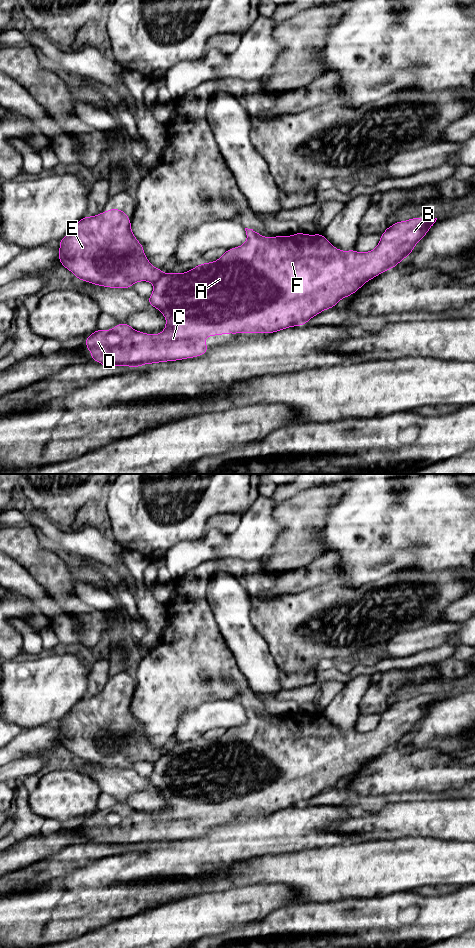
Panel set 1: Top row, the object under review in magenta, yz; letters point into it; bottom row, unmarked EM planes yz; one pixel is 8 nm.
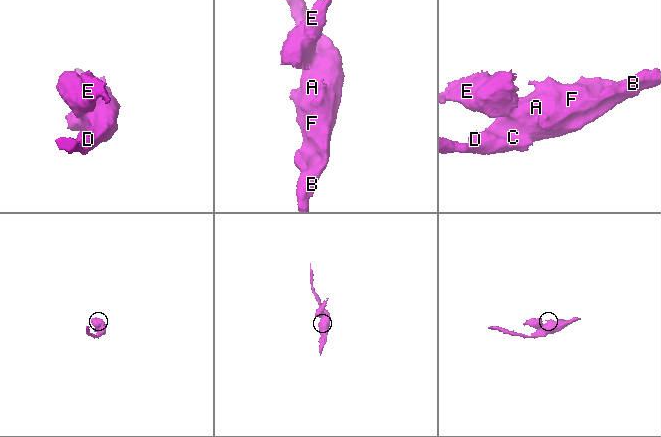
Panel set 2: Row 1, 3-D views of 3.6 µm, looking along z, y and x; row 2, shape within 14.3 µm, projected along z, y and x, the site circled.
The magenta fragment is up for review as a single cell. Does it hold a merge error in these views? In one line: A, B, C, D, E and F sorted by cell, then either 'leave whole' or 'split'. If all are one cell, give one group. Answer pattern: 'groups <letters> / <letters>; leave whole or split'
groups A B C D F / E; split

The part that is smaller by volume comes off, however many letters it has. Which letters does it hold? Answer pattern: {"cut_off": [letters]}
{"cut_off": ["E"]}

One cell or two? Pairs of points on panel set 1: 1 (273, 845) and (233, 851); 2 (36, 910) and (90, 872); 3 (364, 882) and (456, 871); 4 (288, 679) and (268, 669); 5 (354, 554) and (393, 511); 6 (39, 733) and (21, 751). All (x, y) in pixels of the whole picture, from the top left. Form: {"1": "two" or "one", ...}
{"1": "one", "2": "one", "3": "one", "4": "two", "5": "one", "6": "one"}

